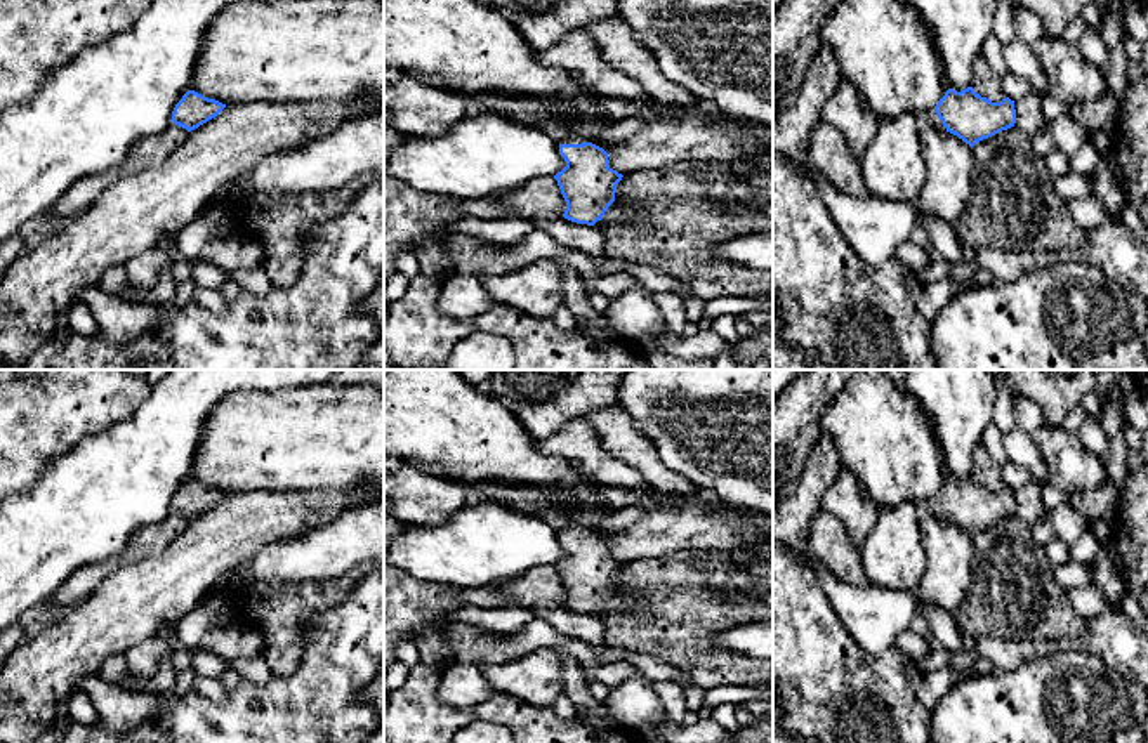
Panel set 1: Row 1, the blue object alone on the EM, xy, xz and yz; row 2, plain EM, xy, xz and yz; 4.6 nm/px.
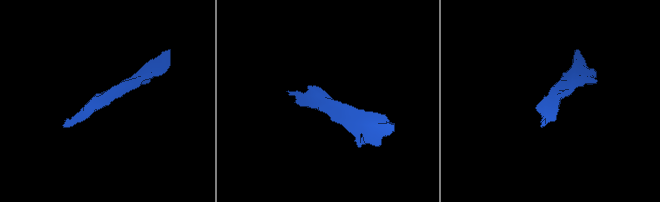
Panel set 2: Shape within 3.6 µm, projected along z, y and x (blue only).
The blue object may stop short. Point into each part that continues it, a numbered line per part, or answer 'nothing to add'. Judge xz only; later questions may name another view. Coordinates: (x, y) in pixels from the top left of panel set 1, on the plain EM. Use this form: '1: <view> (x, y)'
1: xz (570, 526)

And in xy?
1: xy (150, 540)

